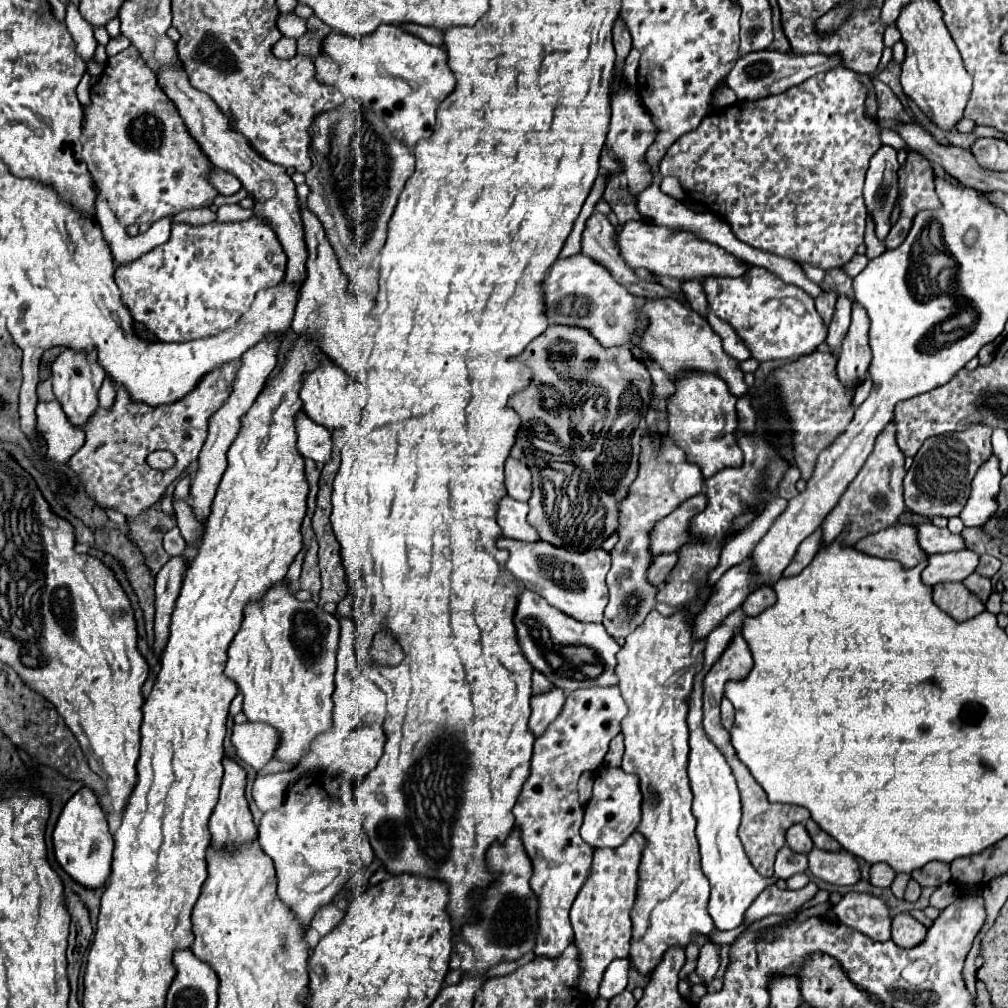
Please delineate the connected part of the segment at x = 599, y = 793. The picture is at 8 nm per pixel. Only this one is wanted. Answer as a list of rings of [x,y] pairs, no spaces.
[[[600,767],[594,773],[594,789],[592,797],[586,803],[586,813],[584,813],[584,823],[580,827],[580,835],[586,843],[590,843],[594,849],[600,847],[618,847],[622,845],[628,835],[636,831],[636,825],[640,823],[640,787],[638,787],[638,777],[632,773],[624,773],[620,767]]]

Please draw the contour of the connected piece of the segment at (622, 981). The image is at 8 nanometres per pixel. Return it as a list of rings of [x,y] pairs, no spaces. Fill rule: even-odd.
[[[614,959],[612,965],[614,967],[608,967],[608,971],[604,971],[604,979],[602,979],[604,991],[600,991],[600,995],[604,995],[606,999],[612,999],[614,995],[622,993],[628,983],[630,961],[628,959]]]

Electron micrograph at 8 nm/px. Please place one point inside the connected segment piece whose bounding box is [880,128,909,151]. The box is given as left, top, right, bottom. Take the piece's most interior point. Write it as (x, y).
(888, 137)

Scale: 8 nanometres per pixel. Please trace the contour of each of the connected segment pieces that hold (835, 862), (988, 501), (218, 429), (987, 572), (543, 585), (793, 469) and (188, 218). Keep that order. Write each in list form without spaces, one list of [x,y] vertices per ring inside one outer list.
[[[812,849],[808,853],[808,869],[818,879],[832,885],[854,885],[860,879],[860,867],[852,853],[848,851],[822,851]]]
[[[992,455],[976,473],[972,481],[970,499],[960,513],[966,527],[982,527],[996,513],[996,495],[1000,493],[1002,473],[998,469],[998,459]]]
[[[266,335],[260,343],[256,343],[256,347],[248,349],[240,357],[240,369],[238,369],[236,379],[232,383],[232,391],[230,391],[228,399],[224,401],[224,405],[208,421],[208,437],[204,441],[204,447],[200,449],[198,469],[196,469],[192,485],[190,485],[190,507],[192,507],[194,517],[198,521],[202,521],[202,523],[206,523],[206,519],[210,515],[210,505],[214,501],[218,483],[220,483],[222,473],[226,469],[226,451],[232,445],[232,441],[236,439],[238,429],[240,429],[240,417],[244,415],[244,411],[250,409],[250,405],[254,403],[254,399],[258,397],[258,393],[262,391],[268,375],[276,367],[276,355],[278,355],[280,343],[282,343],[280,335]]]
[[[982,555],[982,557],[980,557],[980,563],[978,563],[978,567],[976,567],[976,573],[984,575],[984,577],[992,577],[998,569],[1000,569],[1000,561],[998,561],[996,557],[992,557],[992,555]]]
[[[502,537],[498,547],[508,549],[510,557],[506,569],[530,591],[542,595],[552,607],[584,623],[602,623],[602,613],[608,603],[606,573],[610,571],[610,553],[602,549],[592,551],[568,551],[564,547],[554,547],[546,541],[522,543]]]
[[[790,463],[784,477],[778,483],[778,495],[784,497],[784,499],[792,499],[794,495],[798,495],[798,491],[796,491],[796,481],[798,479],[800,479],[800,471],[794,463]]]
[[[182,211],[180,215],[174,215],[174,221],[184,221],[184,223],[192,223],[192,225],[204,225],[216,219],[214,211]]]

